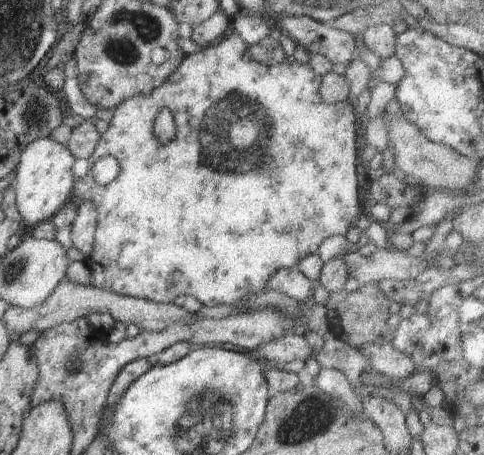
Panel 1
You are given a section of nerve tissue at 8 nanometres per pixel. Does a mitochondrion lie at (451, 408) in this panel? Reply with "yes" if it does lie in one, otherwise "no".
no

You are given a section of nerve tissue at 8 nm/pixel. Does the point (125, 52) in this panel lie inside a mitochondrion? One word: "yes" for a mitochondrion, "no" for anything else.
yes

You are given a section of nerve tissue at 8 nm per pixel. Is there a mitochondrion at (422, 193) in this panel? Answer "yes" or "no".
no

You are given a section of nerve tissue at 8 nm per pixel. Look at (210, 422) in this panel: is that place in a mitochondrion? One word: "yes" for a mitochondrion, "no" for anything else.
yes

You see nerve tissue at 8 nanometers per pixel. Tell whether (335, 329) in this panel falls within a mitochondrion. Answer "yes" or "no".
no

